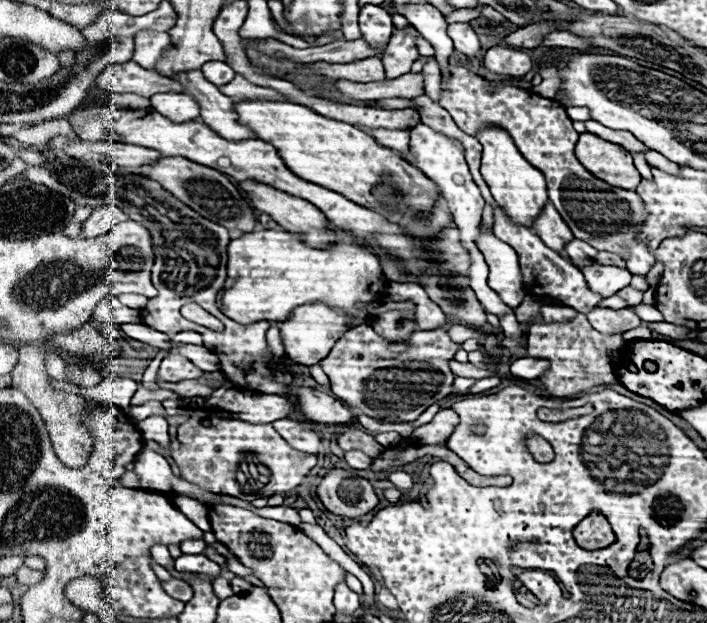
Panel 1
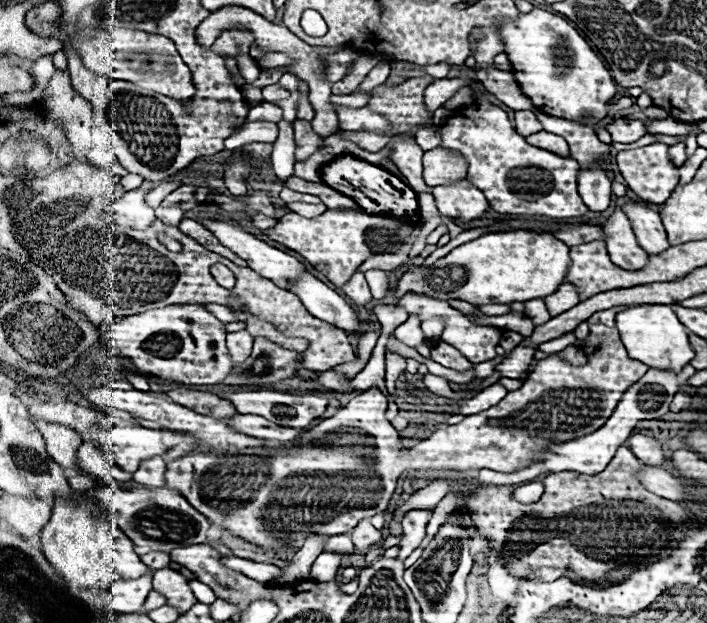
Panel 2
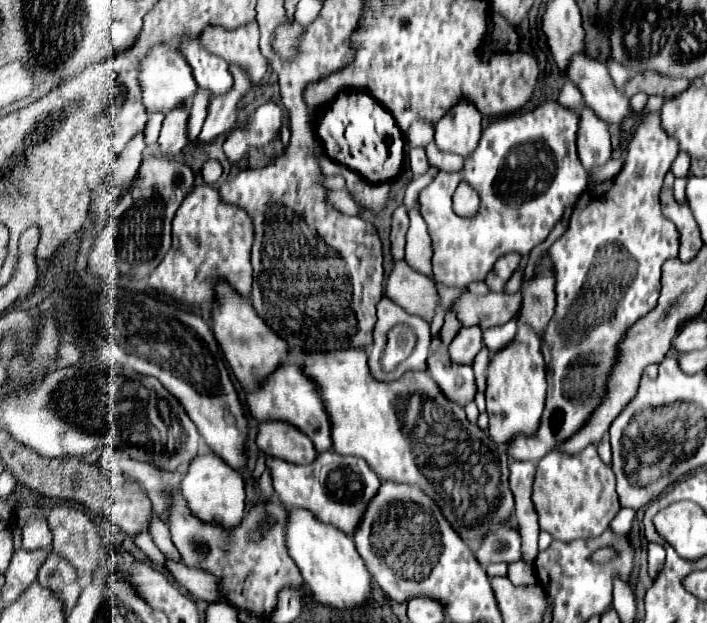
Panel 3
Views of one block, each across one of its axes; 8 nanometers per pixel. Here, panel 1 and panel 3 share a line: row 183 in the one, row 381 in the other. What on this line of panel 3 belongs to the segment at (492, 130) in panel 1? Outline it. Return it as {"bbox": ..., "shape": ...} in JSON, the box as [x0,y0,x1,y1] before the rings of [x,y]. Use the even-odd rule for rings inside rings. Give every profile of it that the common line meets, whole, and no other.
{"bbox":[486,324,546,444],"shape":[[[518,324],[518,332],[510,344],[506,344],[500,352],[490,356],[488,364],[488,376],[486,376],[486,408],[490,416],[490,436],[498,444],[506,444],[510,436],[522,432],[522,434],[534,434],[538,428],[538,420],[542,416],[546,398],[546,378],[544,378],[544,360],[540,354],[540,338],[528,324]]]}

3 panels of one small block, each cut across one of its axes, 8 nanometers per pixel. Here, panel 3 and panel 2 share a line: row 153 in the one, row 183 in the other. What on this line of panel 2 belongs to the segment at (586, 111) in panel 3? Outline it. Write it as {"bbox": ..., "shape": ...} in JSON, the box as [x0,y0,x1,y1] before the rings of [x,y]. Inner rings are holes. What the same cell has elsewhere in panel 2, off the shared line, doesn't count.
{"bbox":[578,166,610,212],"shape":[[[596,166],[580,168],[578,172],[578,192],[592,212],[604,212],[610,206],[610,184],[606,172]]]}

